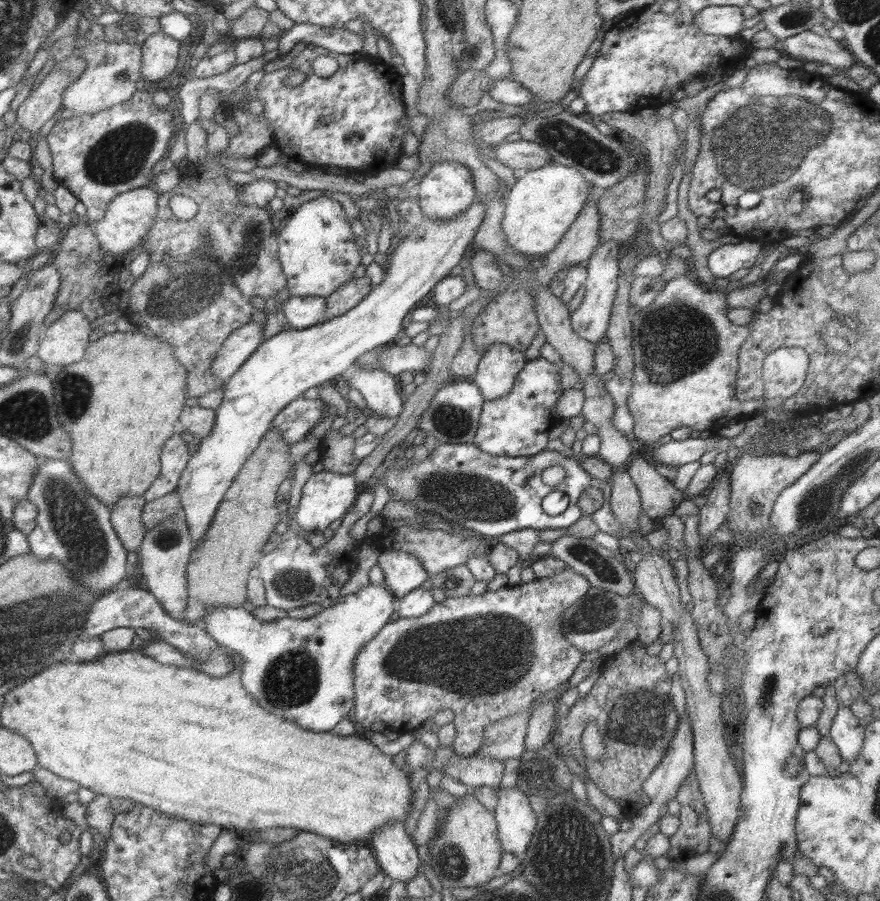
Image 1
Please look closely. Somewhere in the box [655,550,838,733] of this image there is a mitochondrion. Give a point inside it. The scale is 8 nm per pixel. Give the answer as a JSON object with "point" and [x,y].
{"point":[766,691]}

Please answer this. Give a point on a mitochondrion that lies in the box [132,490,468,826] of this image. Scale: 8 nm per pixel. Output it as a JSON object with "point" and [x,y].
{"point":[292,679]}

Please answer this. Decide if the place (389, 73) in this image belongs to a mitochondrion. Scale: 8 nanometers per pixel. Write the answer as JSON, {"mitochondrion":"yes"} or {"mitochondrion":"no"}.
{"mitochondrion":"no"}

